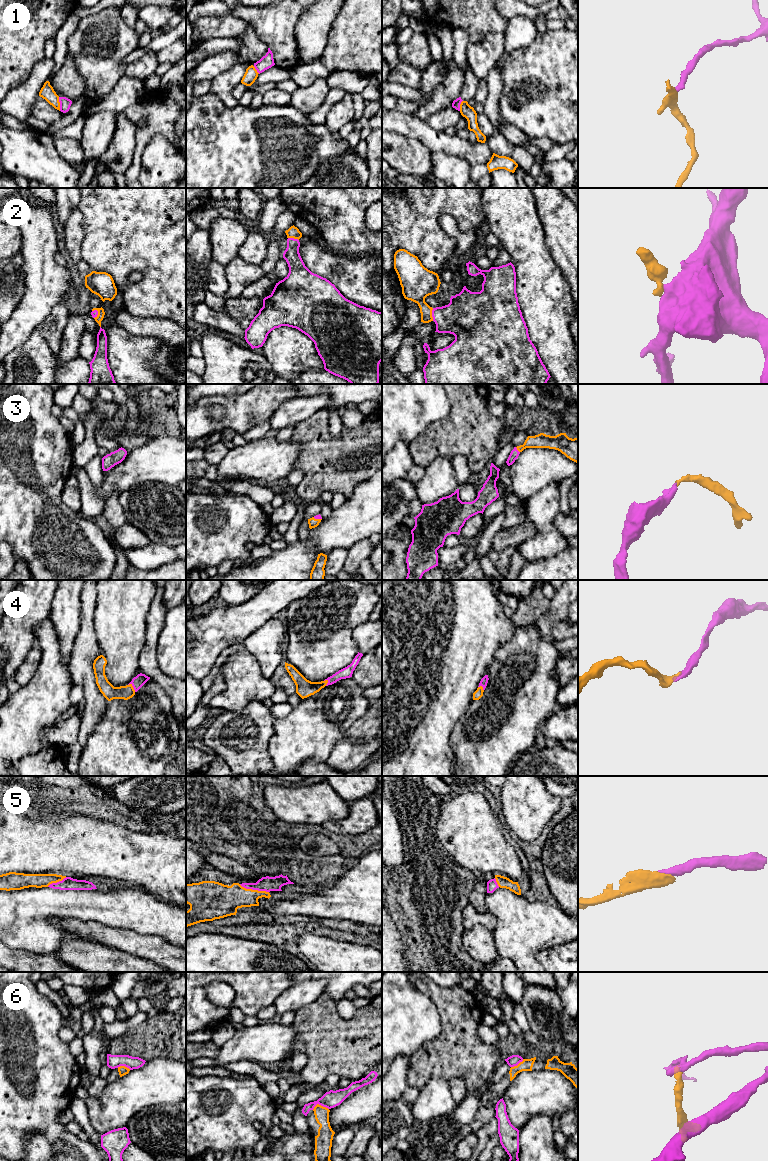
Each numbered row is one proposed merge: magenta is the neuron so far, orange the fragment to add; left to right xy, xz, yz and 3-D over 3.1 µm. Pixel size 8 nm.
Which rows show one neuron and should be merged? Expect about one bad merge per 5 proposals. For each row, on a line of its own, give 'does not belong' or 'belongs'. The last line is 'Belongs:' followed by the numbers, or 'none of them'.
1: does not belong
2: belongs
3: belongs
4: belongs
5: belongs
6: does not belong
Belongs: 2, 3, 4, 5

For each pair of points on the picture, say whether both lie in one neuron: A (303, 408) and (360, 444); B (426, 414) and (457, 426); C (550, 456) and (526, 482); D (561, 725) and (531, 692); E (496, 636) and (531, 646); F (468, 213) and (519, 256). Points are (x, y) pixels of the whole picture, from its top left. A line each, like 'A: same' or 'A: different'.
A: different
B: different
C: same
D: different
E: different
F: different

